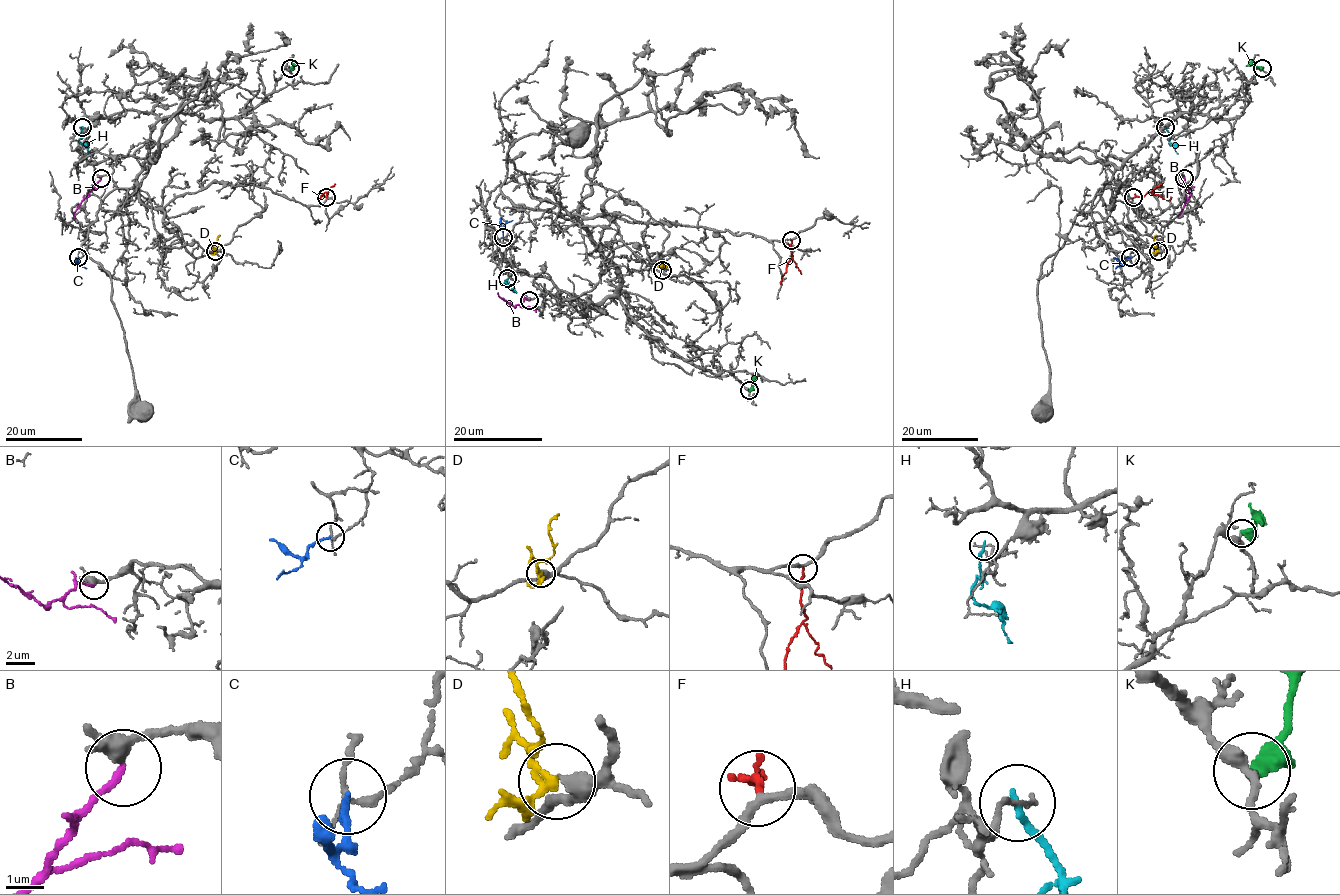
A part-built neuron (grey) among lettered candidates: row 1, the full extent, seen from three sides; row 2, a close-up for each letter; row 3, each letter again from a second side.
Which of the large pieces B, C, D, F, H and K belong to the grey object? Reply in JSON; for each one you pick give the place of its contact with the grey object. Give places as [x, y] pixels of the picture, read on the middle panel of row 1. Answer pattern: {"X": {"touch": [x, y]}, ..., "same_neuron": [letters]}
{"B": {"touch": [529, 300]}, "F": {"touch": [791, 240]}, "same_neuron": ["B", "F"]}

